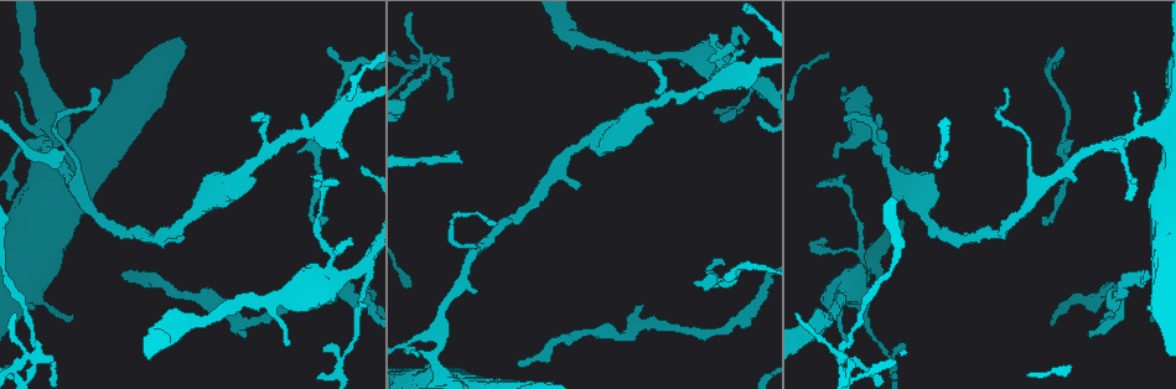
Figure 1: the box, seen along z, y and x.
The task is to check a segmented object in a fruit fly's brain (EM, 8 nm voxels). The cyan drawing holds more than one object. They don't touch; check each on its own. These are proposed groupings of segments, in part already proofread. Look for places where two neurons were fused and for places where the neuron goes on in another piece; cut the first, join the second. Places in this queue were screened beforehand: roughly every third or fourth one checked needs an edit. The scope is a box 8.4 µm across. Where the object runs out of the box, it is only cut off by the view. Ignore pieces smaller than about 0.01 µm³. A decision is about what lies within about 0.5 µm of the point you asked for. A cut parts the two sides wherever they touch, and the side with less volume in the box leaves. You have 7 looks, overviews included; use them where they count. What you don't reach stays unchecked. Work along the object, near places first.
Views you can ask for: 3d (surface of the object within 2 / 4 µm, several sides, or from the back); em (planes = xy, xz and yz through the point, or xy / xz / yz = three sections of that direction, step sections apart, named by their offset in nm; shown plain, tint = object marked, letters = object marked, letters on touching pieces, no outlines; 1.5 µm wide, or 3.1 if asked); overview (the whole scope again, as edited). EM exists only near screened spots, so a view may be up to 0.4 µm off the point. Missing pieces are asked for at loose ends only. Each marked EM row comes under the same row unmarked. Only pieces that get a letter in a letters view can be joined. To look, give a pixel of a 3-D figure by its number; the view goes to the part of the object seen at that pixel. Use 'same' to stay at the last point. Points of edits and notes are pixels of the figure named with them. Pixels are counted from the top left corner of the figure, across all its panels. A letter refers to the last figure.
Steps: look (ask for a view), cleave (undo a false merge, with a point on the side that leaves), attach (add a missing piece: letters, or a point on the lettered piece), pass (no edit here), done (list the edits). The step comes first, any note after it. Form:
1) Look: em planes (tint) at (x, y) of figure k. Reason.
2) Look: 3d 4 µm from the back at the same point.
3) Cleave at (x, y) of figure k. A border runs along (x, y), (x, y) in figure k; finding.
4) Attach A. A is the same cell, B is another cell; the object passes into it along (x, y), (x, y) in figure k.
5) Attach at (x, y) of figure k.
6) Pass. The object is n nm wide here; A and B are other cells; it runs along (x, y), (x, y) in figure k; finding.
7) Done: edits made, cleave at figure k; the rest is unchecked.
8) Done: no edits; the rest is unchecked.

Look: em planes (tint) at (1118, 145) of figure 1. Three-way junction.

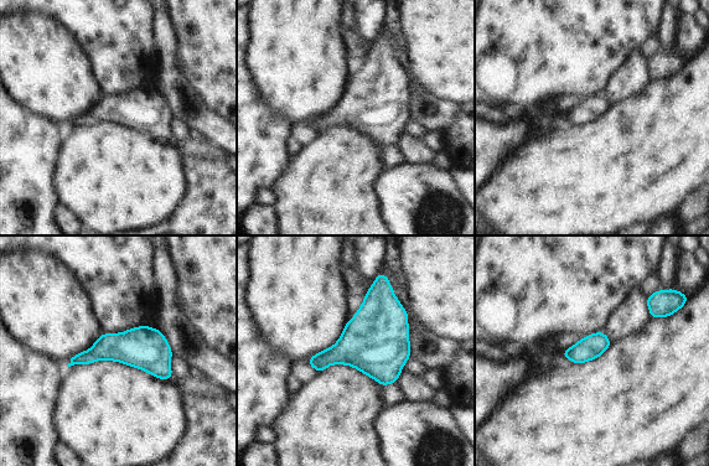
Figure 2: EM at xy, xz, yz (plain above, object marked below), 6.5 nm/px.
Look: em planes (letters) at the same point. What lies round it.

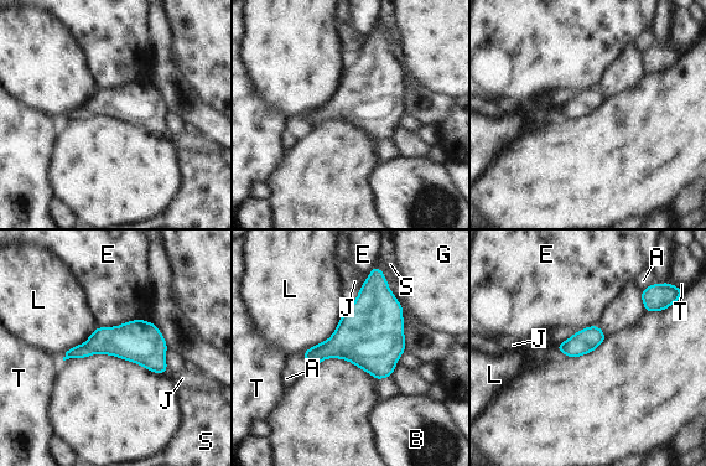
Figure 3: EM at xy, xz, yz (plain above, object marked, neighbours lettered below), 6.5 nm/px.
Pass. The object is 160 nm wide here; A, B, E, G, J, L, S and T are other cells; a border runs along (141, 319), (117, 326), (97, 327) in figure 3; continuous, no second neuron.

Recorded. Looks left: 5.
Look: 3d 2 µm at (238, 321) of figure 1. A fork.

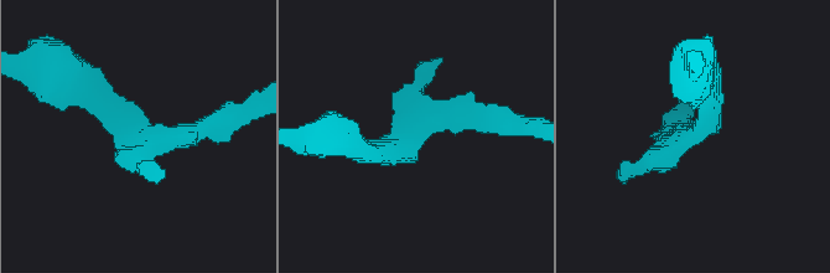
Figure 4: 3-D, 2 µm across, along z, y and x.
Look: em xy step 4 (tint) at (414, 129) of figure 4. Need the tissue.

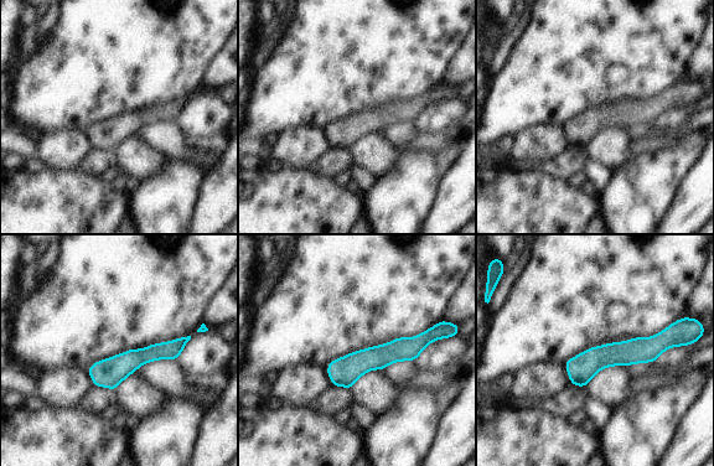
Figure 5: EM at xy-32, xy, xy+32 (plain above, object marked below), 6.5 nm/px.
Look: em planes (letters) at the same point.

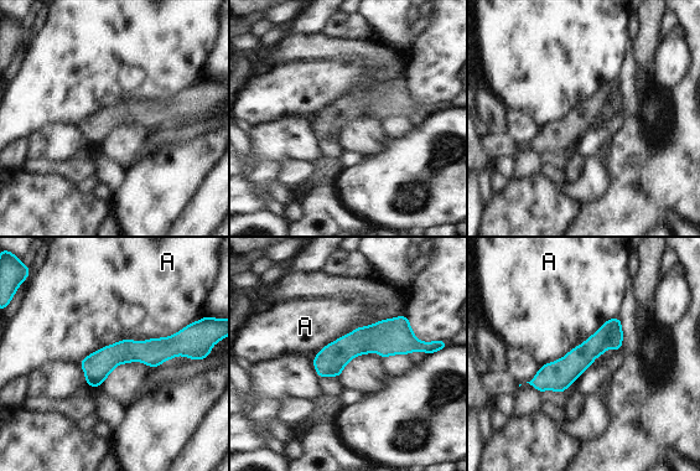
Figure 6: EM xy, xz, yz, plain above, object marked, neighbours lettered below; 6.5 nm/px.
Pass. A is another cell; it runs along (616, 320), (568, 369), (534, 383) in figure 6; all the same neuron.

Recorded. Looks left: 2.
Look: em yz step 8 (letters) at (720, 120) of figure 1. Thin end.

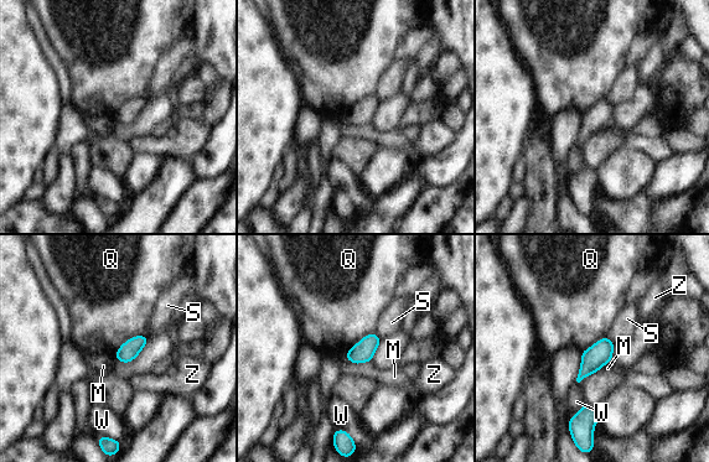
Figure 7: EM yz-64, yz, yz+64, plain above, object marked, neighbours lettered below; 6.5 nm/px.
Pass. The object is 120 nm wide here; M, Q, S, W and Z are other cells; a border runs along (146, 335), (135, 335), (127, 341) in figure 7; none of them fits.

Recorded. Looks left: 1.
Done: no edits; the rest is unchecked.

